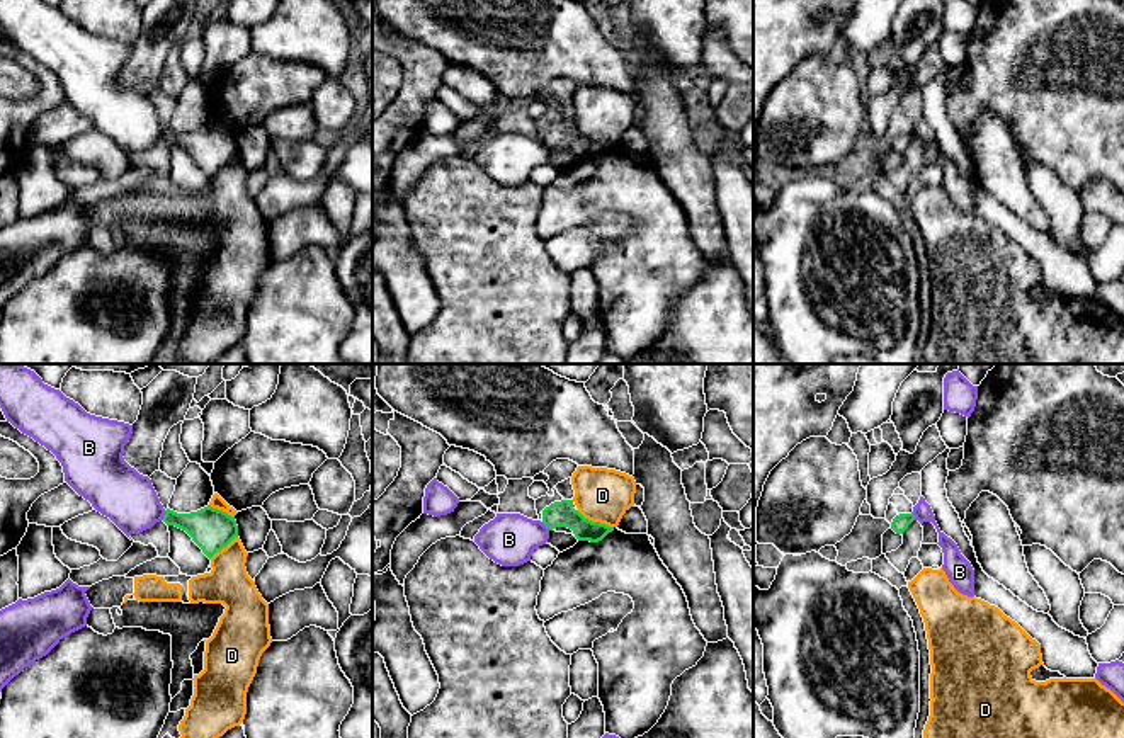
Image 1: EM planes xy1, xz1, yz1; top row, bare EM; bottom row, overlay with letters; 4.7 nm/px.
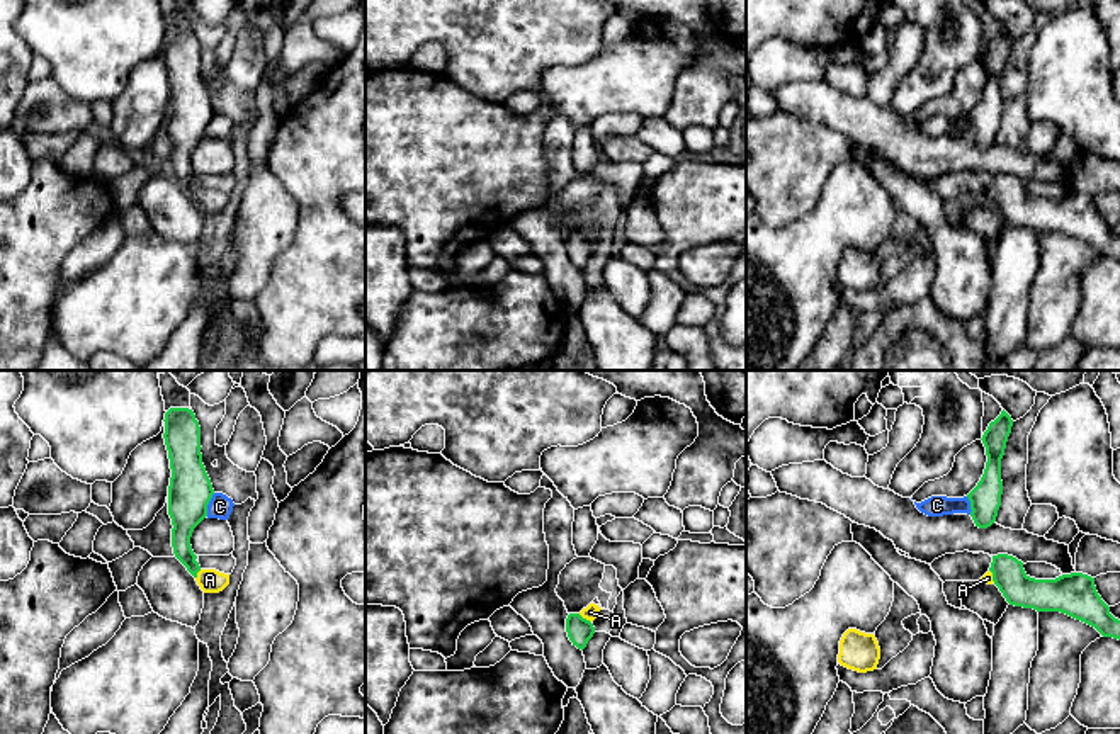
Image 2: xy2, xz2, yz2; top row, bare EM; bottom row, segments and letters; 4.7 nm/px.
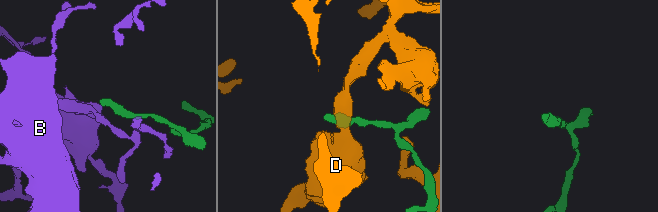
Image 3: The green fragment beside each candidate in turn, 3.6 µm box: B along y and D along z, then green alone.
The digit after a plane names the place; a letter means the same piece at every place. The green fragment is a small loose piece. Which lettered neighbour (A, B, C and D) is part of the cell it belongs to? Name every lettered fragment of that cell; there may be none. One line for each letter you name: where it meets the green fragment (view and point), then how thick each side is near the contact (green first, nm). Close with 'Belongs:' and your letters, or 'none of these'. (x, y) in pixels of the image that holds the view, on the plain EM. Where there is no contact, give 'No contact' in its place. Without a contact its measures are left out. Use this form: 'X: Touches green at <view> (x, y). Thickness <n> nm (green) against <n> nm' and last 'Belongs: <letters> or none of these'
A: Touches green at xz2 (585, 238). Thickness 120 nm (green) against 60 nm
Belongs: A

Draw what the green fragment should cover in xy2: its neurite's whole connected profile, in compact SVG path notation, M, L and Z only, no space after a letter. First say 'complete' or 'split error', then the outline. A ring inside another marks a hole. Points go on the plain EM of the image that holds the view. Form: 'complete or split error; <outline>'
split error; M170 27L163 41L163 58L172 88L168 134L173 144L173 173L204 212L219 212L229 204L229 194L202 189L190 165L192 151L207 136L207 124L214 114L202 83L201 46L189 27Z

